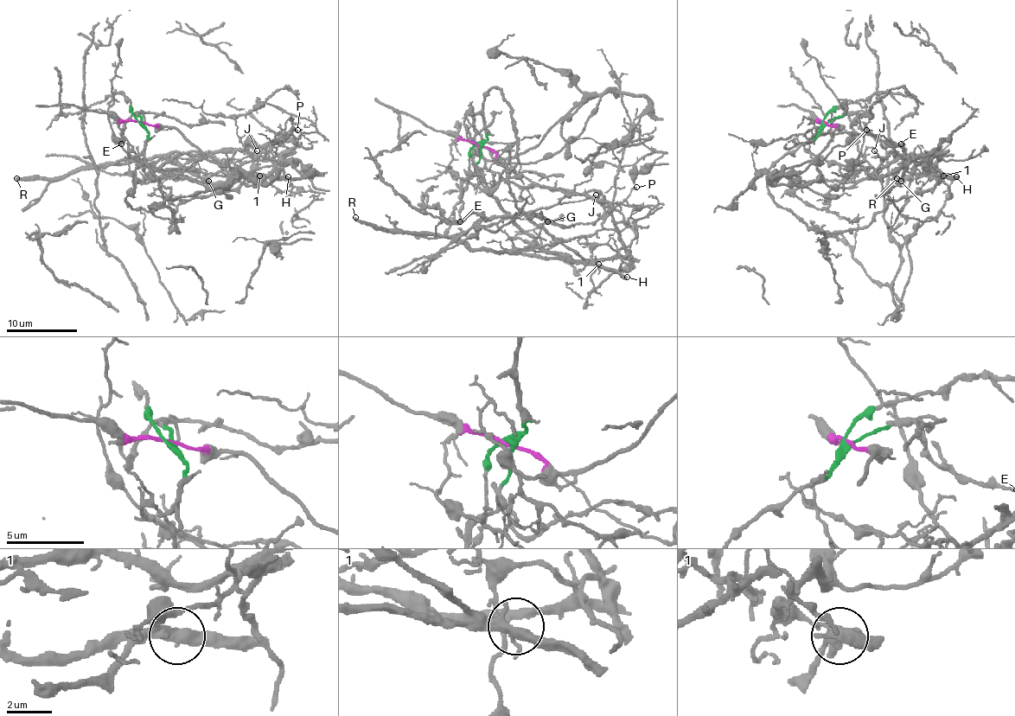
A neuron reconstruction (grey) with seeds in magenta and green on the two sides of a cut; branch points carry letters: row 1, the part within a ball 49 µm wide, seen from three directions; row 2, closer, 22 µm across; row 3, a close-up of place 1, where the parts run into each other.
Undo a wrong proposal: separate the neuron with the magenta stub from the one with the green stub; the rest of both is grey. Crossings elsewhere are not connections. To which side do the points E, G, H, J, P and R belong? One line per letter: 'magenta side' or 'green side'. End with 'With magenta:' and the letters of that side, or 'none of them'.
E: green side
G: green side
H: green side
J: green side
P: green side
R: green side
With magenta: none of them

